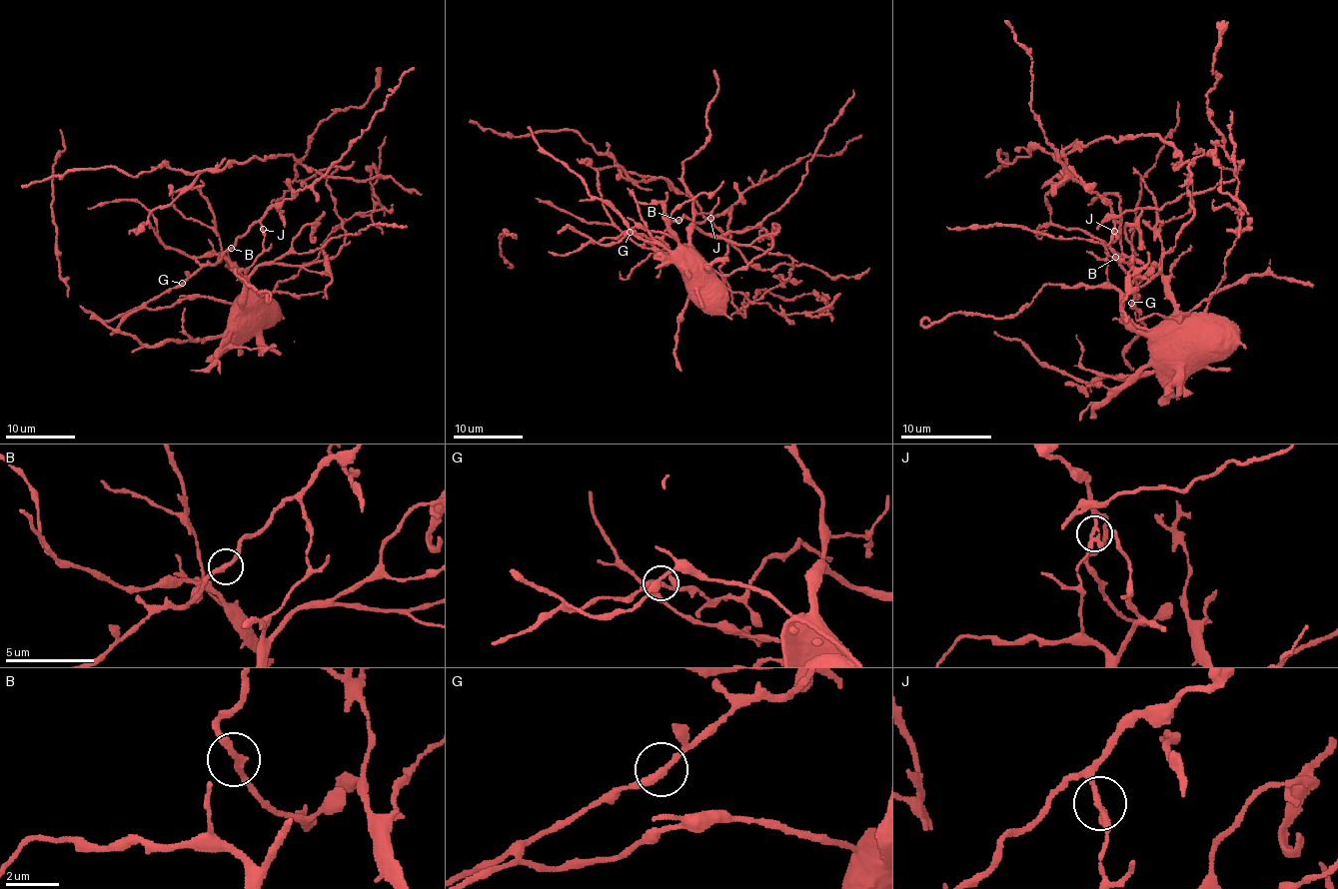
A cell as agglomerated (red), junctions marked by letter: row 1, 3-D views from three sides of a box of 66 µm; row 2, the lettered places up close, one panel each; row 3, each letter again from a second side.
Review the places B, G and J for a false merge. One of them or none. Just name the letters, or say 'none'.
J

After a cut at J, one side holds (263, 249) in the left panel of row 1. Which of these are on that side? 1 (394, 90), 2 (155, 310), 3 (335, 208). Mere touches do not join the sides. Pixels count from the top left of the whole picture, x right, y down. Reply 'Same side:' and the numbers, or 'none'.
Same side: 2, 3

